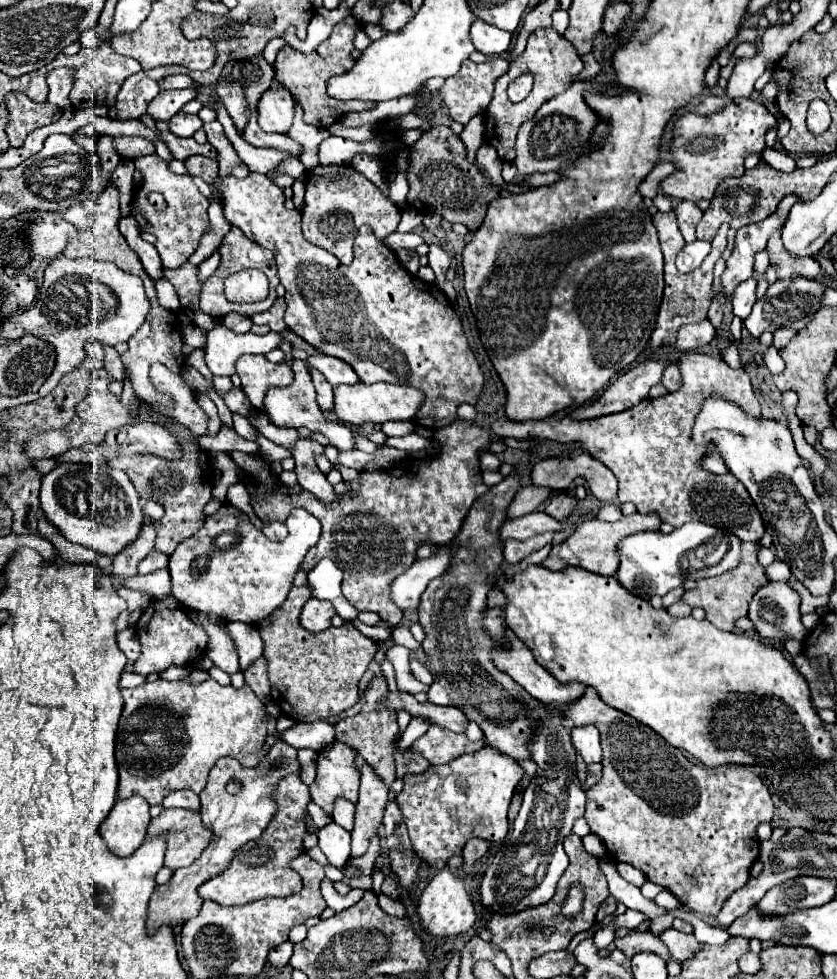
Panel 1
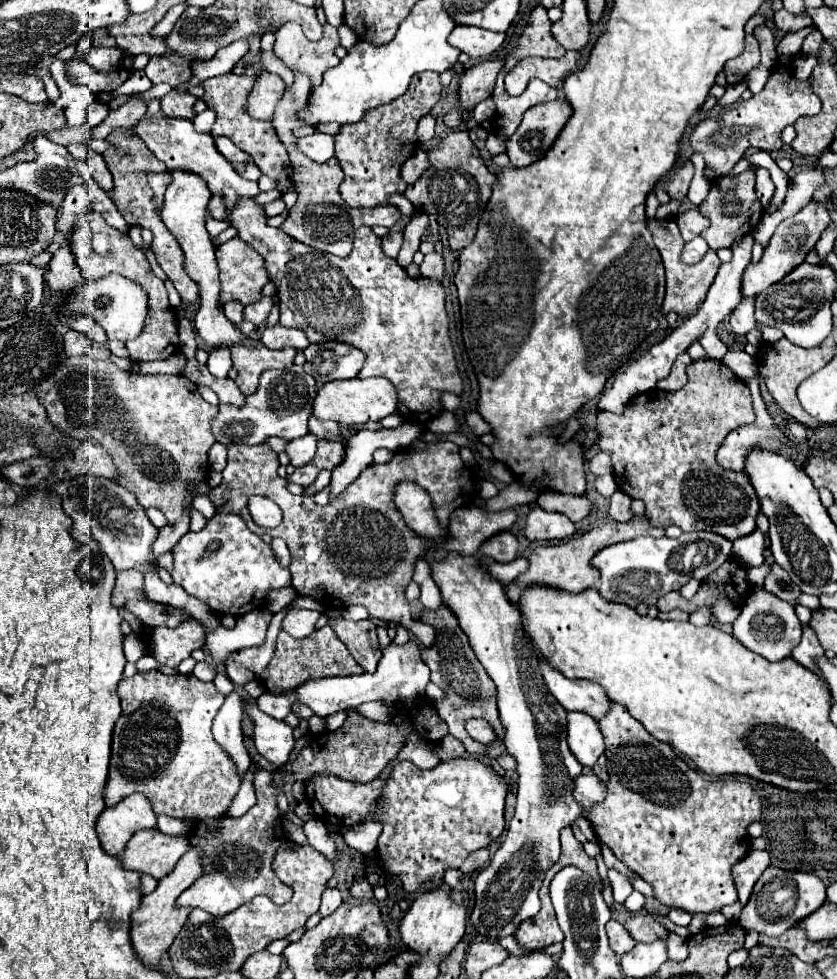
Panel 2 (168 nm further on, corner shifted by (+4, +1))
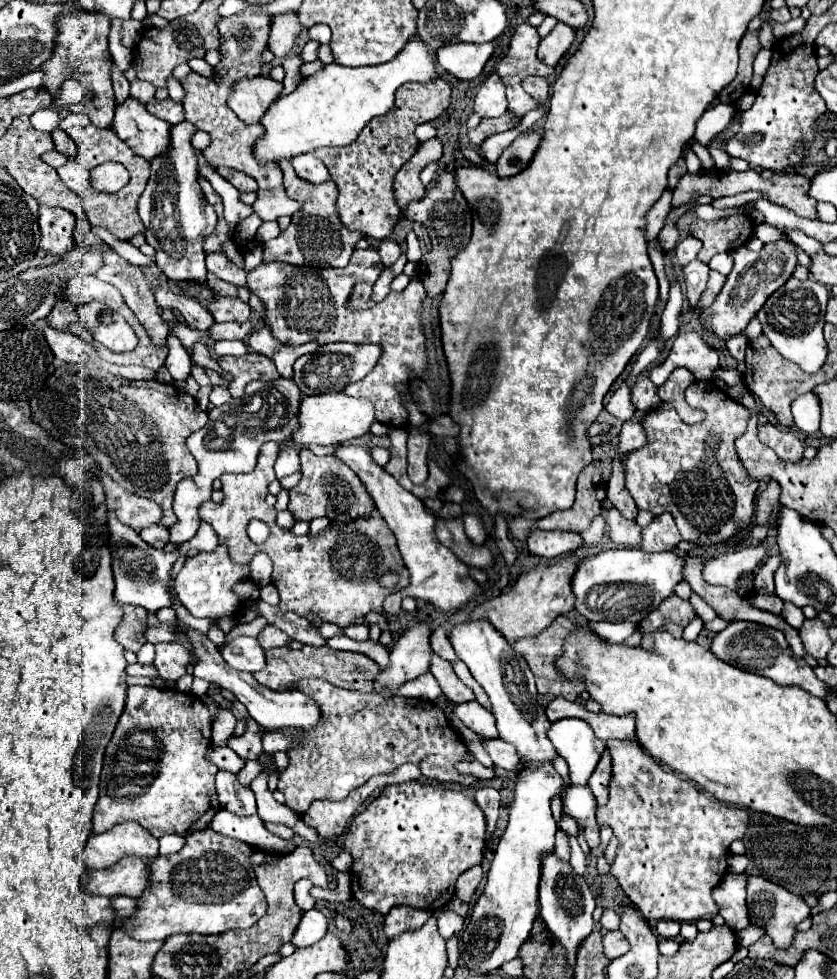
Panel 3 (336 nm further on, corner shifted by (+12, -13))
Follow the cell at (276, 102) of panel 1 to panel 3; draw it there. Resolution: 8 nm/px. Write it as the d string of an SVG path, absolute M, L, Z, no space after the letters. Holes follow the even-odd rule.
M255 76L235 84L227 102L245 124L259 124L271 102L279 98L281 90L281 82L275 82L267 76Z

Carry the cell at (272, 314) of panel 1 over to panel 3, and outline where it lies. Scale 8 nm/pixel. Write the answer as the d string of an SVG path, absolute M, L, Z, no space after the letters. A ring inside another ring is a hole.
M227 322L227 324L213 324L211 338L213 340L243 340L251 334L253 322Z

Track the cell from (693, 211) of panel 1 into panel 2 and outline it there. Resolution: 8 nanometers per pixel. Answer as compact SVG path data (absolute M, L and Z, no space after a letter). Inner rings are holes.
M695 208L695 210L687 210L685 214L679 214L677 216L677 224L679 224L679 230L681 230L681 236L685 242L689 242L691 238L699 236L705 228L707 228L707 218Z

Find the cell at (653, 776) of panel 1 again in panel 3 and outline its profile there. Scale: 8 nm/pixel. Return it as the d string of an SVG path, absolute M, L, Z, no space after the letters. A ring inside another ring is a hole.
M607 740L605 746L613 760L613 772L609 784L609 802L597 808L597 824L611 826L619 840L611 874L647 920L661 920L657 922L657 932L661 938L677 938L681 924L675 924L673 920L697 922L703 916L719 914L719 906L711 894L727 874L729 846L733 840L745 836L749 816L745 808L719 802L713 796L697 790L691 782L681 780L677 774L665 772L635 740Z

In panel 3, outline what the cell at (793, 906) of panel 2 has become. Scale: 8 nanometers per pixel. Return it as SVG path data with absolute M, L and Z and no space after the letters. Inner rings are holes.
M749 876L749 886L747 886L747 908L749 908L749 922L753 926L765 928L765 934L771 936L775 948L787 950L793 944L797 924L803 922L809 916L809 906L805 900L797 894L787 892L783 886L773 884L765 880L763 876Z

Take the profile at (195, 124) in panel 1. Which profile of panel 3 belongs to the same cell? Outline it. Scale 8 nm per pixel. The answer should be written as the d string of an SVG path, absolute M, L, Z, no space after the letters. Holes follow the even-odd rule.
M169 98L163 100L163 102L157 102L157 100L147 102L147 110L149 110L153 116L157 116L157 118L169 122L169 124L179 124L179 122L185 120L185 116L183 116L183 106L181 106L179 102L169 100Z

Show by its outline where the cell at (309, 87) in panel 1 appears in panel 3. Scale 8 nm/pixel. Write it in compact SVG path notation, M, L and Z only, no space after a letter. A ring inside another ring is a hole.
M285 12L273 18L267 48L275 54L277 60L283 60L291 52L294 40L302 30L302 25L294 16L297 16L297 12Z

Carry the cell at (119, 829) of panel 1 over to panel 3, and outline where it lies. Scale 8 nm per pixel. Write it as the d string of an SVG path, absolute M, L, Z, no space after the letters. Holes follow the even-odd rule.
M127 820L113 826L109 832L89 836L83 850L83 862L91 870L99 870L113 866L123 856L133 854L139 858L157 856L157 850L159 850L157 838L151 836L139 822Z

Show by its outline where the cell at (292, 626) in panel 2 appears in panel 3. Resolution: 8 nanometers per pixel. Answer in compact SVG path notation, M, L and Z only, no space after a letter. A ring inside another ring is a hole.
M267 626L267 628L257 636L257 640L259 640L259 644L261 644L263 650L279 648L279 646L289 646L289 642L291 642L291 638L289 638L283 630L279 630L279 628L275 628L275 626Z

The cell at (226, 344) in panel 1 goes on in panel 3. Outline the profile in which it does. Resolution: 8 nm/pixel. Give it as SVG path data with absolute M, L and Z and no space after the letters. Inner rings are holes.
M187 120L171 128L171 156L159 156L159 160L151 162L151 178L139 200L139 216L147 230L147 244L155 248L157 266L165 272L165 276L175 282L191 280L205 284L207 268L203 254L203 238L213 232L217 216L211 204L205 200L197 182L197 160L189 142L195 130L197 128Z

